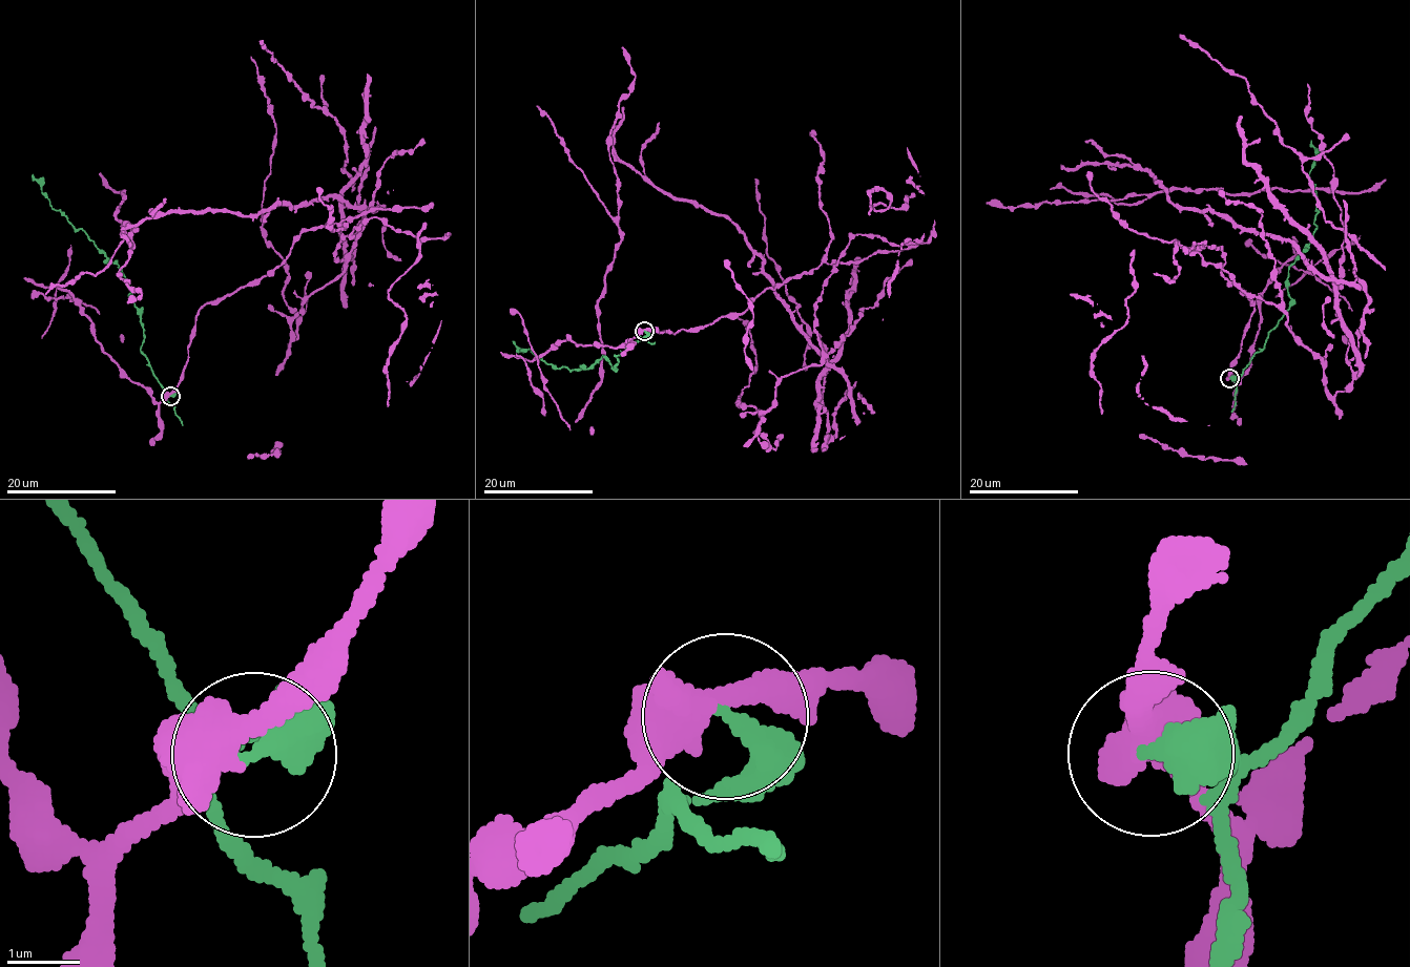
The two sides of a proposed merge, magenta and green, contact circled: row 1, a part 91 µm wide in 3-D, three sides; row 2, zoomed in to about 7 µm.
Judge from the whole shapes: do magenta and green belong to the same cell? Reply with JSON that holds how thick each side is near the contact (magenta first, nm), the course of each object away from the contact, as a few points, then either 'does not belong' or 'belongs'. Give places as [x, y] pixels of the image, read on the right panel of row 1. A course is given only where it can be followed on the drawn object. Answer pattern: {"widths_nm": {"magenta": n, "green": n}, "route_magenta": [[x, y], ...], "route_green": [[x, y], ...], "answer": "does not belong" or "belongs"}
{"widths_nm": {"magenta": 480, "green": 420}, "route_magenta": [[1228, 379], [1252, 302], [1205, 245], [1284, 314], [1325, 391], [1352, 380], [1342, 208], [1307, 84]], "route_green": [[1230, 377], [1239, 378], [1289, 308], [1288, 270], [1315, 228], [1311, 141]], "answer": "does not belong"}

